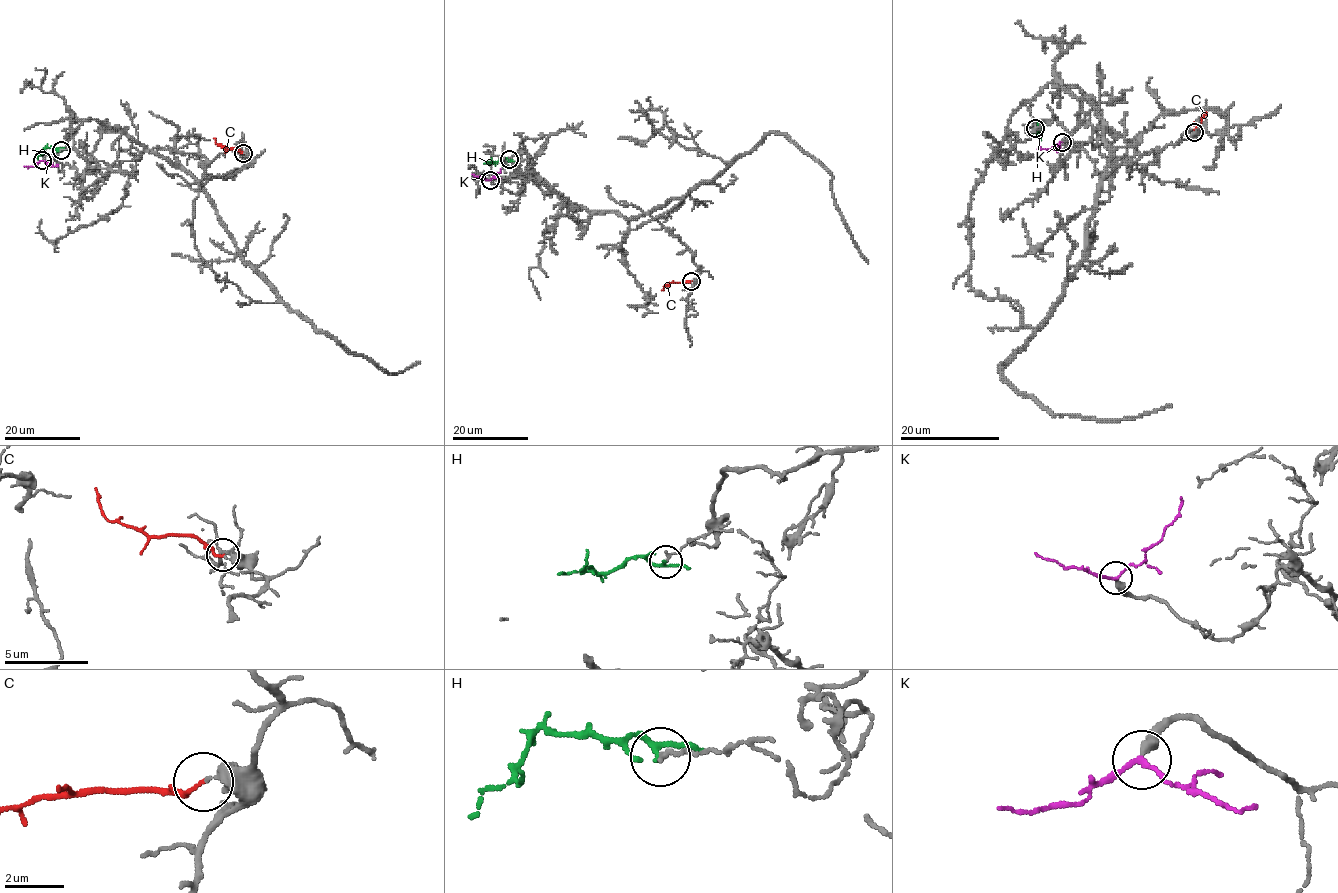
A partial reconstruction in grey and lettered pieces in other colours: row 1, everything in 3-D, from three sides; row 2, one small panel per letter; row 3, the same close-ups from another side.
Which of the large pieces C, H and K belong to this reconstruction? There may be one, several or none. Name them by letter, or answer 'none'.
K

